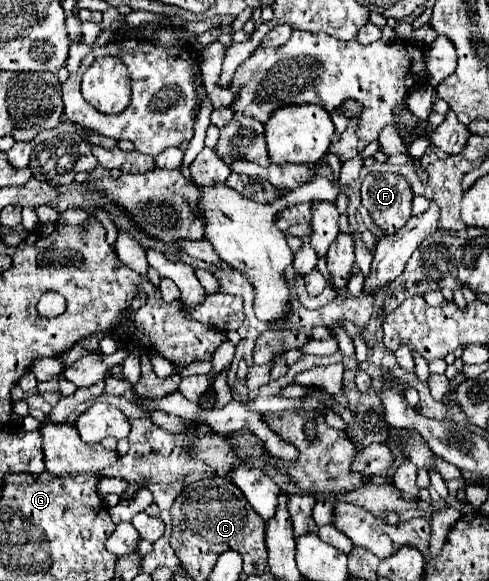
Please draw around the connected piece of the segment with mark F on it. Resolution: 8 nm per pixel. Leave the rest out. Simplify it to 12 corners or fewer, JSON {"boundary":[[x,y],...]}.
{"boundary":[[370,172],[362,206],[386,234],[408,222],[412,186]]}

